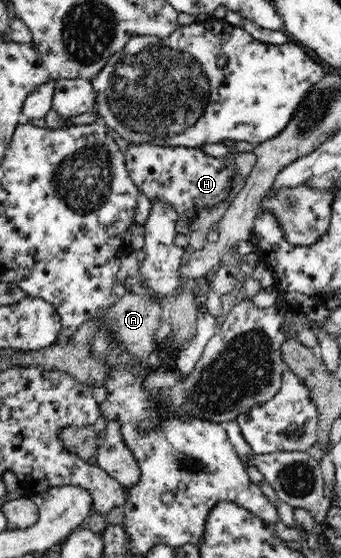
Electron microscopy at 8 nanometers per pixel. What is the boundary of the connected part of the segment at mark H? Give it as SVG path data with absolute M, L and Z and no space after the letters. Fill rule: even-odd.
M143 141L129 143L124 155L129 177L140 193L145 193L151 202L163 200L171 205L178 217L189 212L197 216L197 210L211 208L219 202L232 199L239 190L231 188L234 172L227 170L220 158L207 155L199 147L155 146Z

